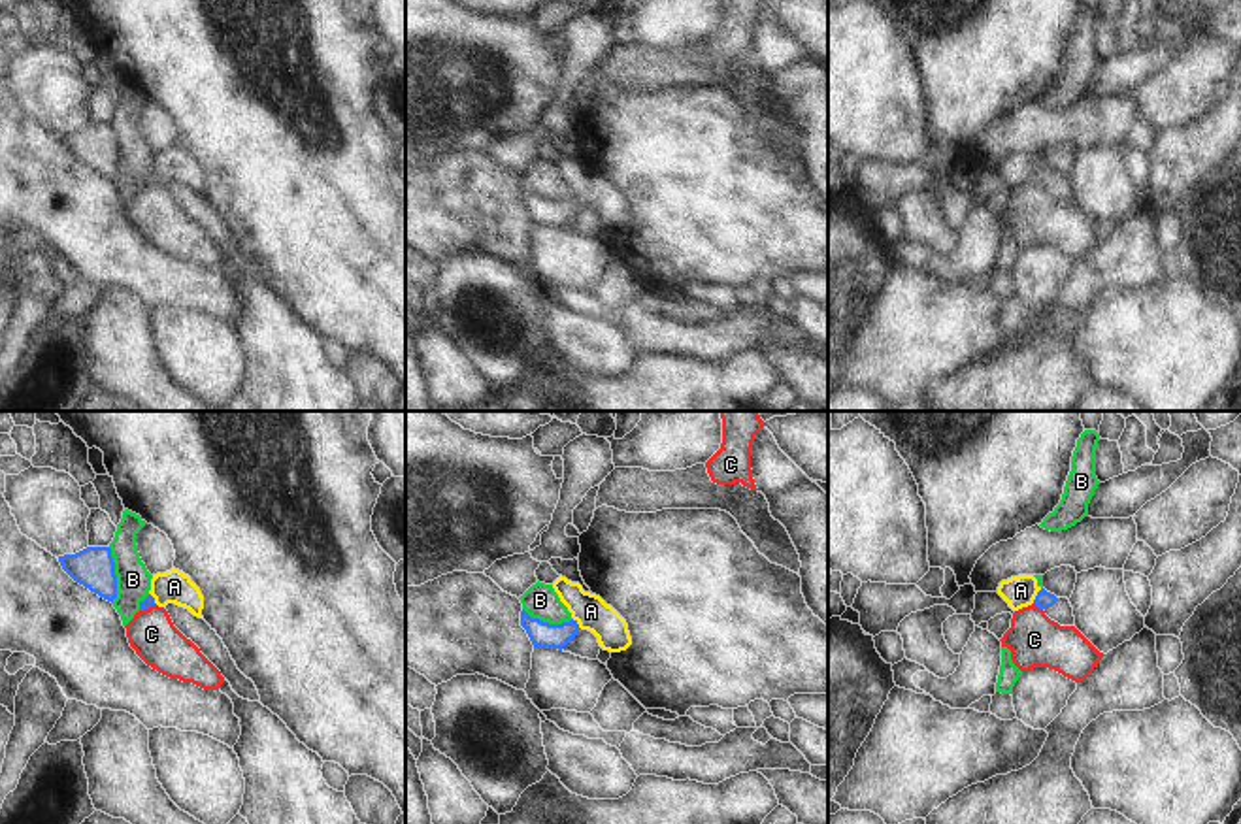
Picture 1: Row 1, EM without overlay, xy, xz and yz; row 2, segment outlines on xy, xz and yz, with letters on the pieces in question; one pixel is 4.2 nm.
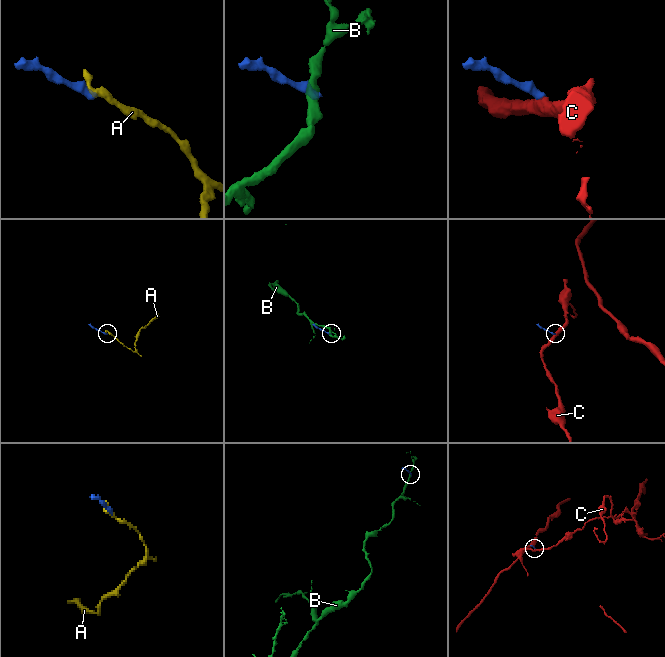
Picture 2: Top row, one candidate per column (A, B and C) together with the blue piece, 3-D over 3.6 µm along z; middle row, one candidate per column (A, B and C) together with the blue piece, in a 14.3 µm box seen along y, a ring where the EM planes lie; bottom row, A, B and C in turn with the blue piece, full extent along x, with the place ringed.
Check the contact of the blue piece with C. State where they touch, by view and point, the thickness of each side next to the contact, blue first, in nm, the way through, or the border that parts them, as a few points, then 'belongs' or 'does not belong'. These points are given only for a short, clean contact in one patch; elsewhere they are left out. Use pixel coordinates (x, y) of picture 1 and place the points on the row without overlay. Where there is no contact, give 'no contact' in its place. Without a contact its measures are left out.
yz (1038, 183) | 70/220 nm | along yz (1034, 180), (1042, 187) | does not belong

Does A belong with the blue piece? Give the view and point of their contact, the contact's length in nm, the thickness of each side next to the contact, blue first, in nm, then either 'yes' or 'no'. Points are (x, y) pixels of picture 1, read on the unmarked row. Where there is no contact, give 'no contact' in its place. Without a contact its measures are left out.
meets blue in yz at (1036, 174); contact 80 nm long; 70 nm thick on the blue side, 130 nm on the other; no

